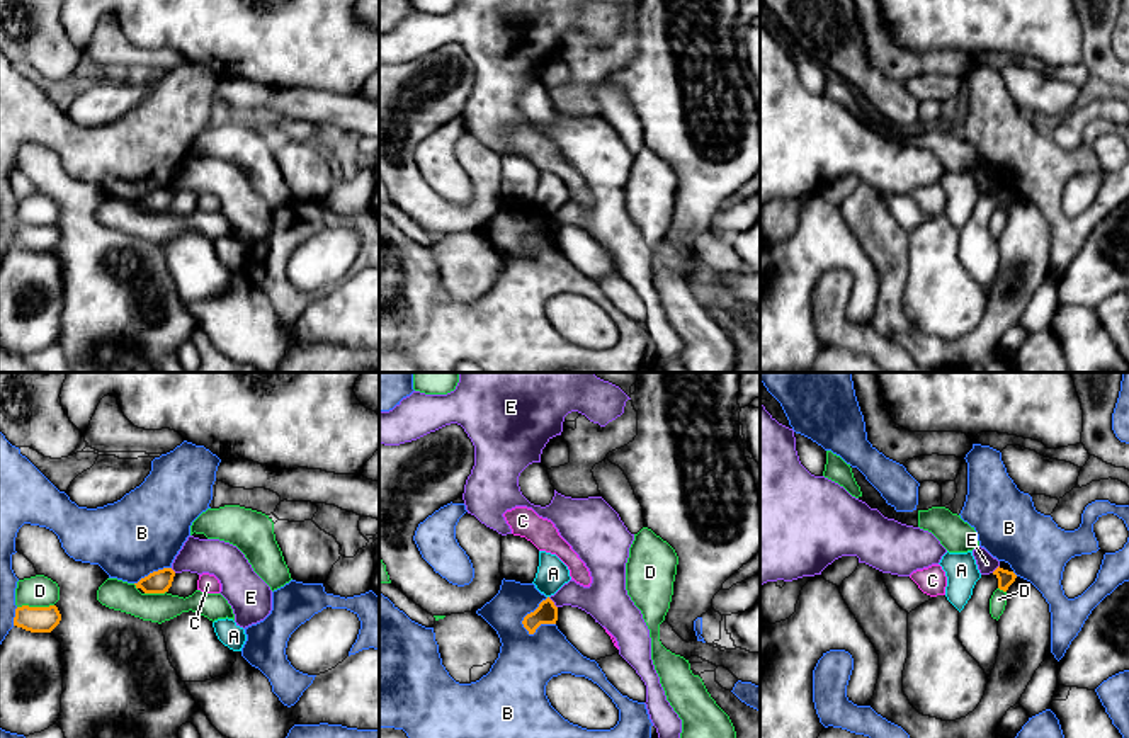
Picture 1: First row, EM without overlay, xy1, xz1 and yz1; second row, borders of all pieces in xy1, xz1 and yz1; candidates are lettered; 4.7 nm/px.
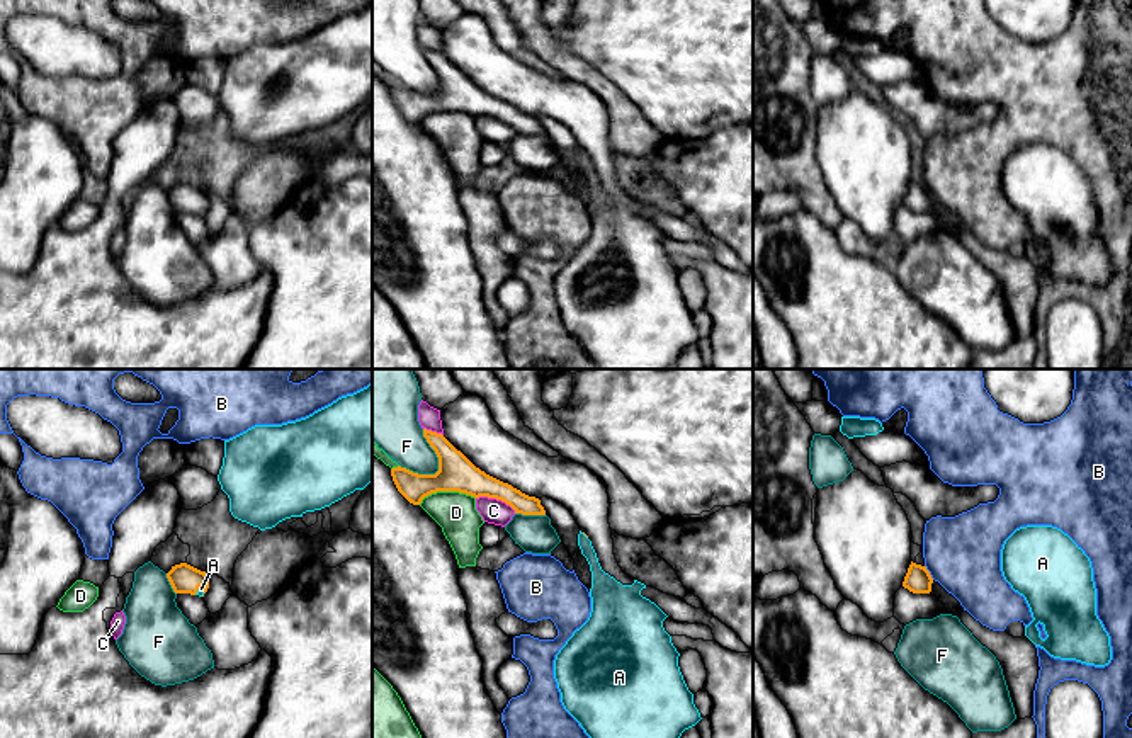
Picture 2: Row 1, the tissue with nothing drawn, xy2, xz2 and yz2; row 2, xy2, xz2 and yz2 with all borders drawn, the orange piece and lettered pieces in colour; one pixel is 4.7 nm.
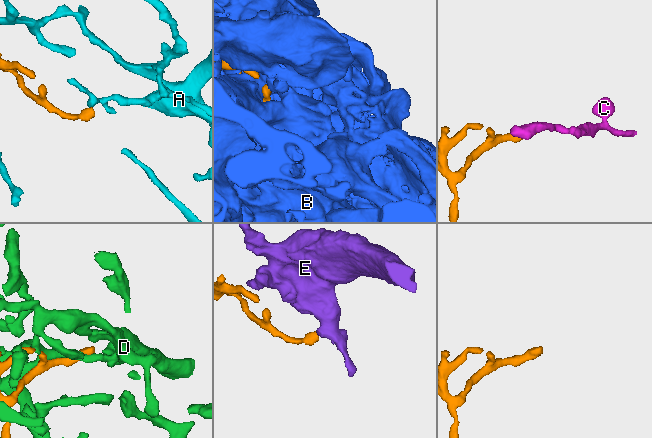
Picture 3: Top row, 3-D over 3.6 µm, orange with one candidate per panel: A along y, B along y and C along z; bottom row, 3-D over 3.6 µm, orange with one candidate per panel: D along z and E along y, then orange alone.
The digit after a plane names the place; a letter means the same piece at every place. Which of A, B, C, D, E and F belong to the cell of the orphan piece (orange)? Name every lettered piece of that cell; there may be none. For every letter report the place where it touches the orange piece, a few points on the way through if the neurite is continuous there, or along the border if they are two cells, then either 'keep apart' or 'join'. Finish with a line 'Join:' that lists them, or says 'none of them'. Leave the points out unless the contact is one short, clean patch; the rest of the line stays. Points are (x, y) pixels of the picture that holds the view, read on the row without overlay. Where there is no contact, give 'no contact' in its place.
A: contact xy2 (198, 208); join
B: contact xz1 (527, 233); keep apart
C: contact xz2 (497, 118); keep apart
D: contact xz2 (446, 109); keep apart
E: contact xz1 (553, 221); border xz1 (548, 216), (556, 227); keep apart
F: contact xz2 (435, 72); keep apart
Join: A

